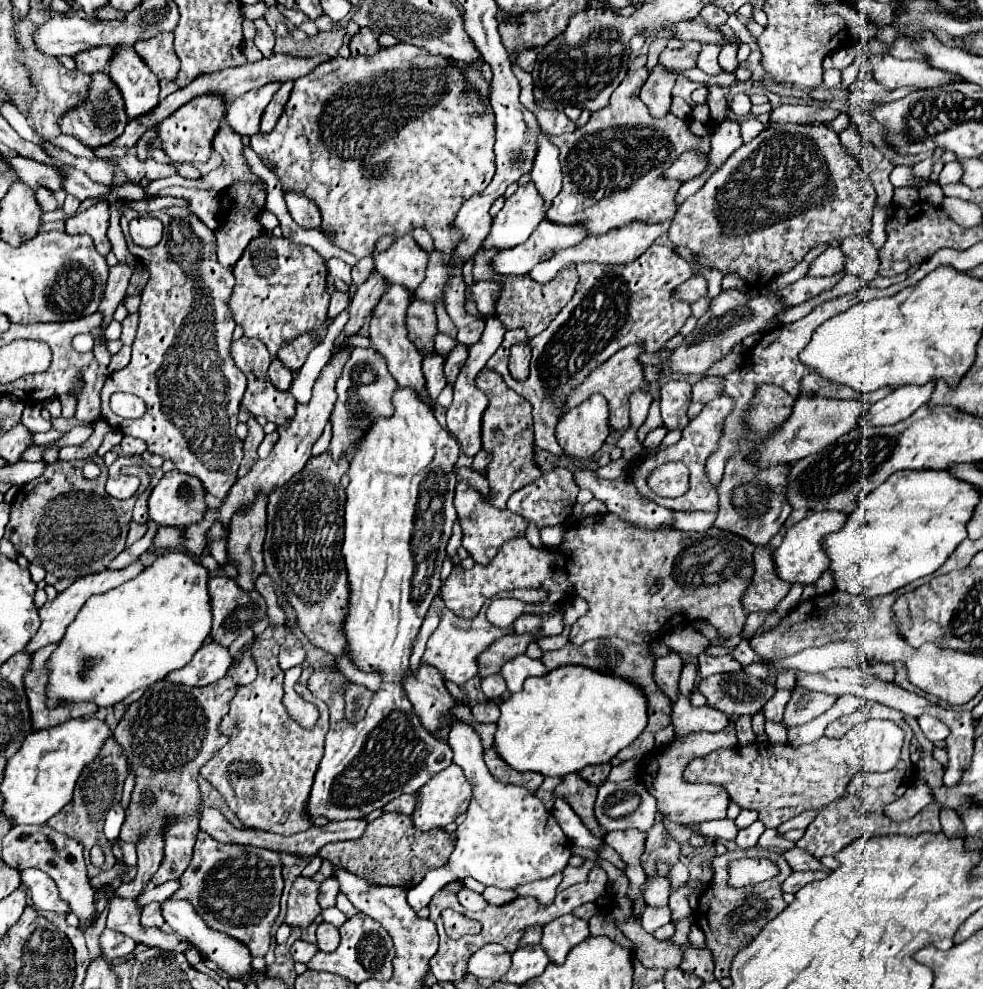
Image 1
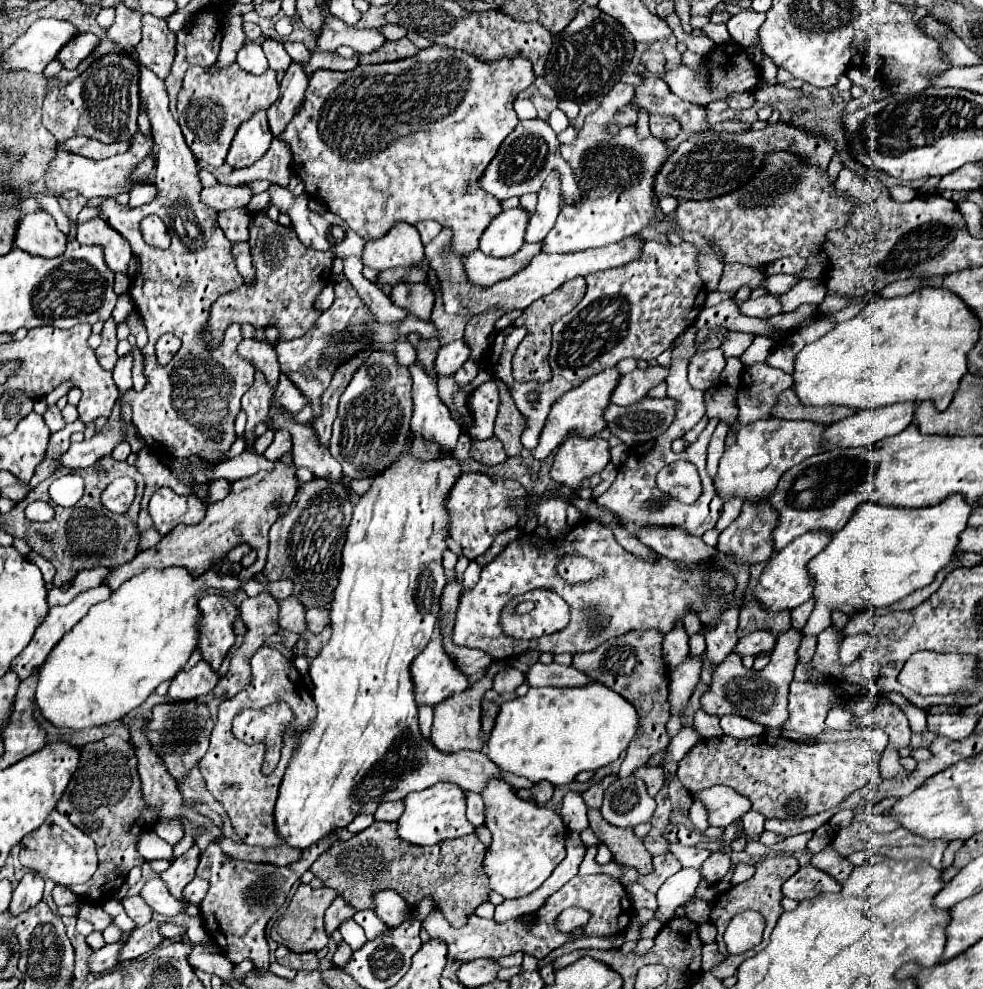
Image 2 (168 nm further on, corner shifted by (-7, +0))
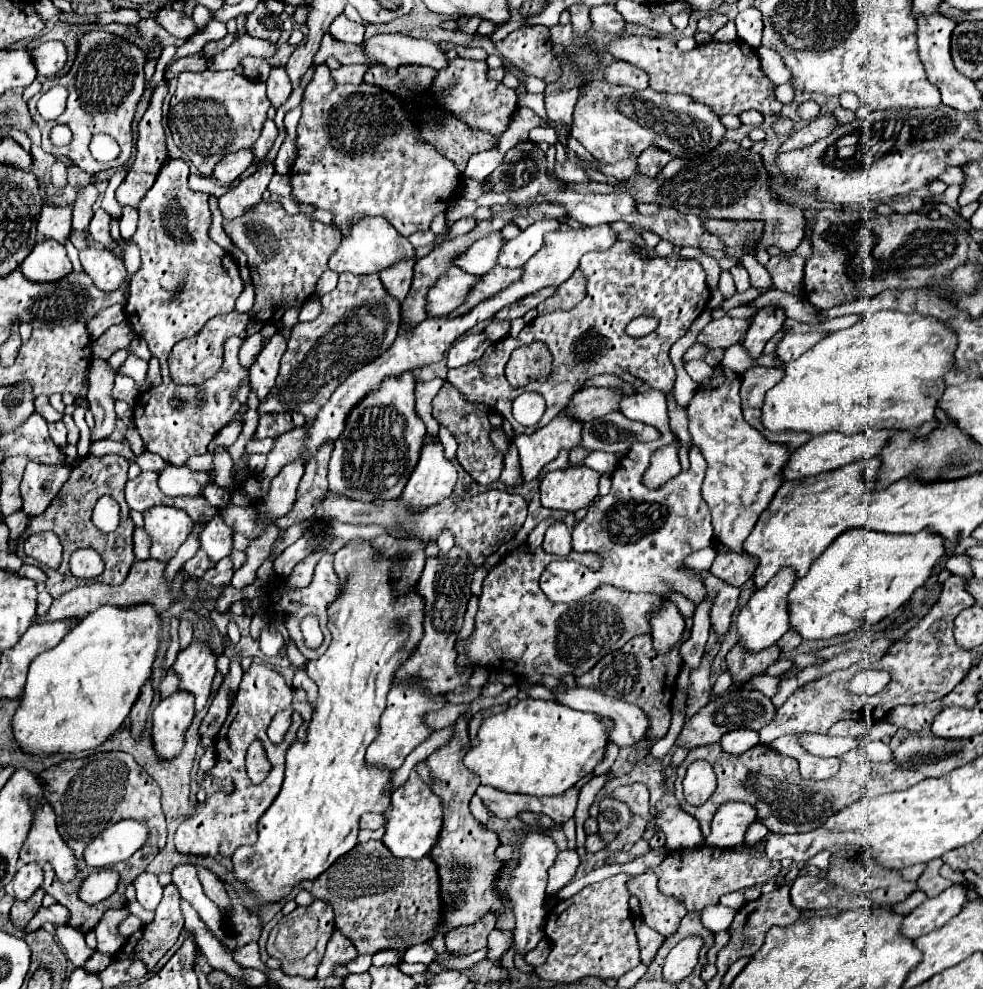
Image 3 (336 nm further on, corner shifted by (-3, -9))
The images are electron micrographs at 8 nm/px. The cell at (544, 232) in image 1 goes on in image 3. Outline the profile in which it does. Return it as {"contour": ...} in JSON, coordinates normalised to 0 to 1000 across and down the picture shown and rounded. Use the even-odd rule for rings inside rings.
{"contour":[[[465,268],[457,270],[457,274],[449,282],[445,282],[445,286],[434,298],[434,319],[455,321],[463,310],[467,310],[475,302],[487,282],[487,278],[479,278]]]}

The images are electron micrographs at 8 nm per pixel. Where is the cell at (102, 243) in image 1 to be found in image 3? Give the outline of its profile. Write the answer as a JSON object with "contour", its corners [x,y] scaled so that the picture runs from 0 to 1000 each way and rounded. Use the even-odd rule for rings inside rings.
{"contour":[[[95,248],[80,254],[84,274],[91,276],[95,286],[103,290],[103,294],[117,294],[129,282],[129,272],[125,262],[115,258],[111,252],[99,252]]]}

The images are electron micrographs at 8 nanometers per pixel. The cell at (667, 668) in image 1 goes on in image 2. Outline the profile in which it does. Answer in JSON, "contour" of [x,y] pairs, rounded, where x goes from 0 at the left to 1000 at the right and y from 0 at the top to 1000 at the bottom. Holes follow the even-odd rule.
{"contour":[[[687,629],[685,637],[681,641],[677,641],[674,645],[674,665],[681,677],[685,677],[691,669],[697,667],[697,663],[701,661],[701,651],[699,651],[701,643],[695,635],[693,629]]]}

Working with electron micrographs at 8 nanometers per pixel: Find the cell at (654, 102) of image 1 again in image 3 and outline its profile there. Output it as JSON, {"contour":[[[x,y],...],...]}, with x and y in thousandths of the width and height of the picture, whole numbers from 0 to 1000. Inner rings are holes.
{"contour":[[[660,147],[652,157],[650,157],[650,173],[654,177],[666,179],[672,169],[677,169],[677,165],[681,165],[681,161],[685,161],[685,157],[681,153],[674,153],[672,149]]]}

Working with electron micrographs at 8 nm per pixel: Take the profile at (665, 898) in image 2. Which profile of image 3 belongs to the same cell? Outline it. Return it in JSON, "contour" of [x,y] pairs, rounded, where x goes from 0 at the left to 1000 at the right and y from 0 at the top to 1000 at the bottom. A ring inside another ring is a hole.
{"contour":[[[723,915],[723,917],[713,919],[711,925],[713,925],[713,933],[719,935],[721,941],[731,943],[731,941],[740,941],[742,939],[748,921],[738,917],[738,915]]]}

